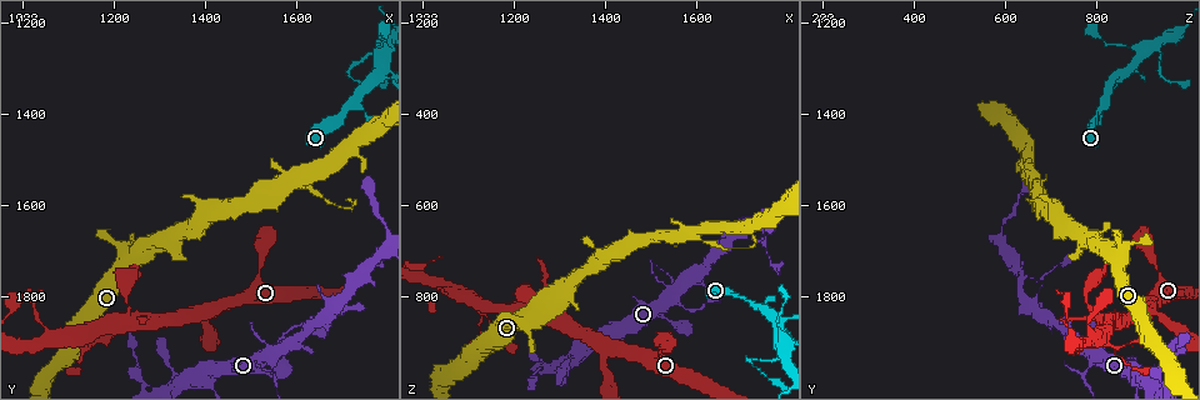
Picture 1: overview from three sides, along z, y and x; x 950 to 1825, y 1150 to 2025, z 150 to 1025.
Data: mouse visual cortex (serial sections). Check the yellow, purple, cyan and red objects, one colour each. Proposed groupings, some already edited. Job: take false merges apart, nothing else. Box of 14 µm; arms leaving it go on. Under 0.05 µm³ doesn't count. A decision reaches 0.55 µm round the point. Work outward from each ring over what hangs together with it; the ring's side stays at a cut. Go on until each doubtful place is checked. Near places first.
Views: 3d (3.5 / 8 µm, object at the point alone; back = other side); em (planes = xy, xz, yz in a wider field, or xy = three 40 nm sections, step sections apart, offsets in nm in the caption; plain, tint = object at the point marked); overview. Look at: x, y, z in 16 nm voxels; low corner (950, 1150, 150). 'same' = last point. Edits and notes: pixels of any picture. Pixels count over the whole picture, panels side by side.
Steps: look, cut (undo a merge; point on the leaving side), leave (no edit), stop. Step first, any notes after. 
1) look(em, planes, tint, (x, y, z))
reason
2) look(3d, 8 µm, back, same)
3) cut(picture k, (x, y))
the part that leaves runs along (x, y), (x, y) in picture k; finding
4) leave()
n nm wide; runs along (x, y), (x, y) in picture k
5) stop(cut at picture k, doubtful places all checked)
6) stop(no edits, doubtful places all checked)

look(3d, 8 µm, (1260, 1990, 960))
two arms in line, one across

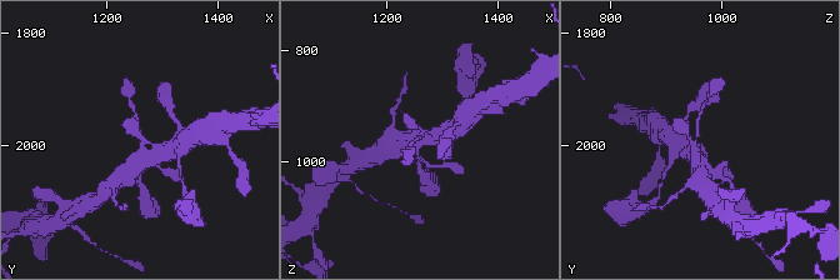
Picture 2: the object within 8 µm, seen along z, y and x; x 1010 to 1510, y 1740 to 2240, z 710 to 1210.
look(3d, 3.5 µm, (1260, 1985, 955))
closer look

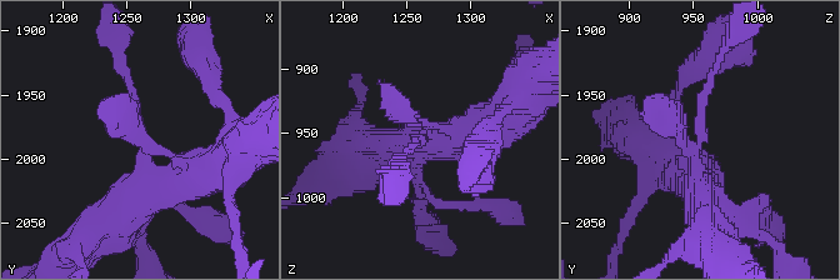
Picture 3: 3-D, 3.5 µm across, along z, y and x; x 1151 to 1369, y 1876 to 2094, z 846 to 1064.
look(em, xy, step 2, tint, (1262, 1988, 958))

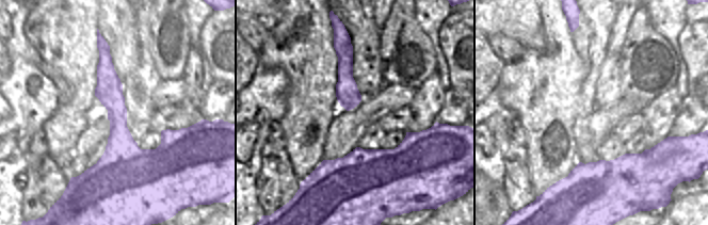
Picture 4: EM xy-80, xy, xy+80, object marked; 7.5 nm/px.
leave()
runs along (186, 183), (144, 175), (121, 64) in picture 3; all the same cell

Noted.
look(3d, 3.5 µm, (1150, 1905, 865))
three arms meet

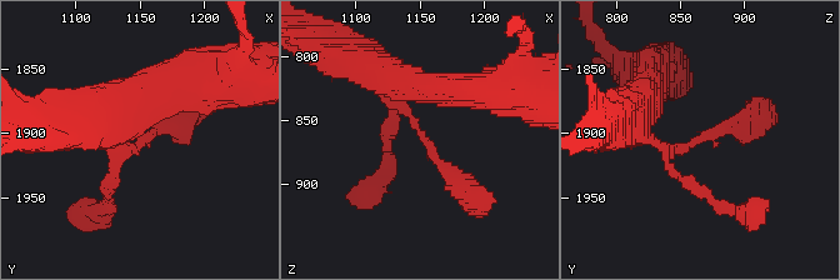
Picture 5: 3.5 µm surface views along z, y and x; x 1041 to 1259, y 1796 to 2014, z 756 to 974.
look(em, xy, step 1, tint, (1148, 1908, 860))
3 arms; arms of 150, 200, 250 nm

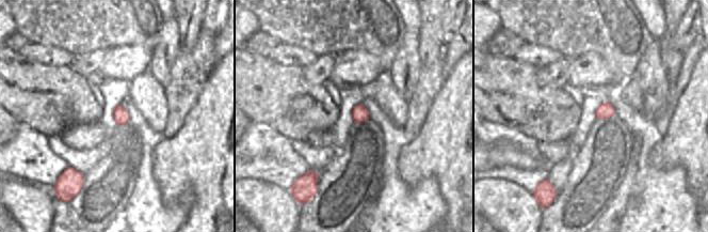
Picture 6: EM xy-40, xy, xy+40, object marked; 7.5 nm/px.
look(em, xy, step 3, tint, same)

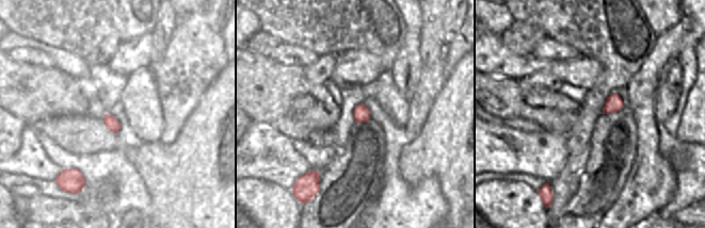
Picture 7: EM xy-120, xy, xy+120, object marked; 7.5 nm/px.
leave()
130 nm wide; runs along (384, 74), (465, 193) in picture 5; all the same cell

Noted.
look(3d, 8 µm, (1550, 1975, 775))
calibre changes

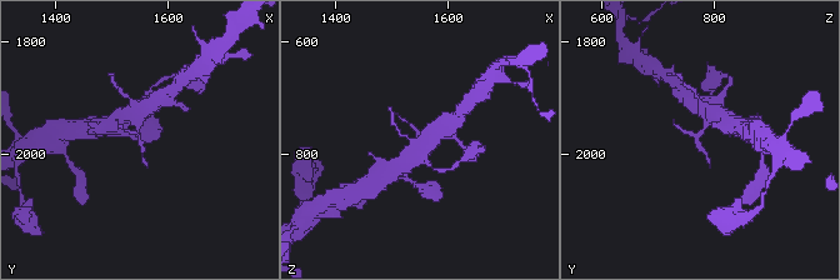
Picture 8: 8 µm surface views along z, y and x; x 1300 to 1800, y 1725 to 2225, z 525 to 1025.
look(em, xy, step 5, tint, (1545, 1975, 770))

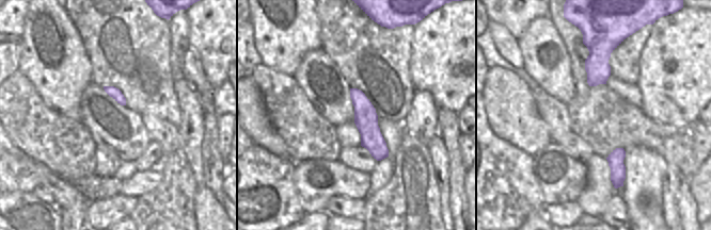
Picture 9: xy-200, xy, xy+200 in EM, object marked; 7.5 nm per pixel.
leave()
one cell here

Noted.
look(3d, 8 µm, (1605, 1550, 675))
three arms meet

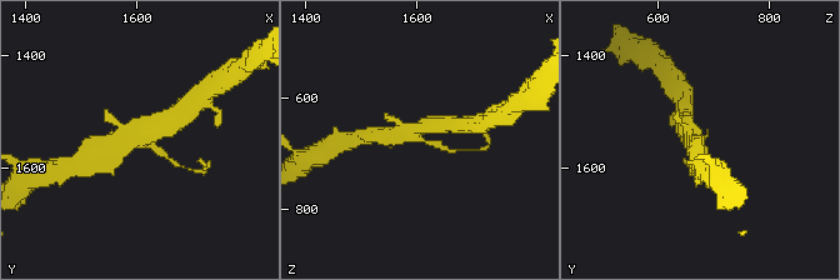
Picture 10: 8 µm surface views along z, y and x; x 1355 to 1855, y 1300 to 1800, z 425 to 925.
look(em, xy, step 1, tint, (1600, 1550, 670))

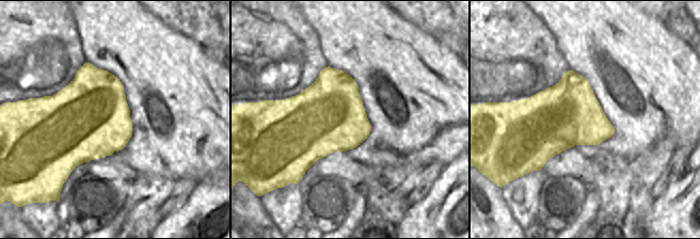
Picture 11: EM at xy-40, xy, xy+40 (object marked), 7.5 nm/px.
leave()
runs along (96, 148), (164, 125) in picture 10; continuous, no second cell

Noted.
stop(no edits, doubtful places all checked)

